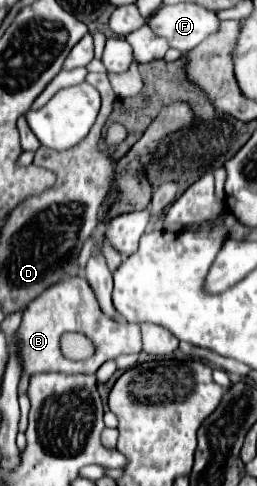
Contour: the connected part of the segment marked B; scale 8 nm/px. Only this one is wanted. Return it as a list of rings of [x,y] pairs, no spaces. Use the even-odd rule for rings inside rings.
[[[84,277],[64,279],[46,289],[40,297],[36,297],[22,313],[22,323],[16,331],[16,337],[18,337],[18,355],[22,359],[22,375],[28,377],[46,371],[58,371],[66,375],[96,373],[96,369],[108,359],[142,351],[138,325],[128,321],[114,321],[102,315],[94,299],[94,291],[90,289]]]

